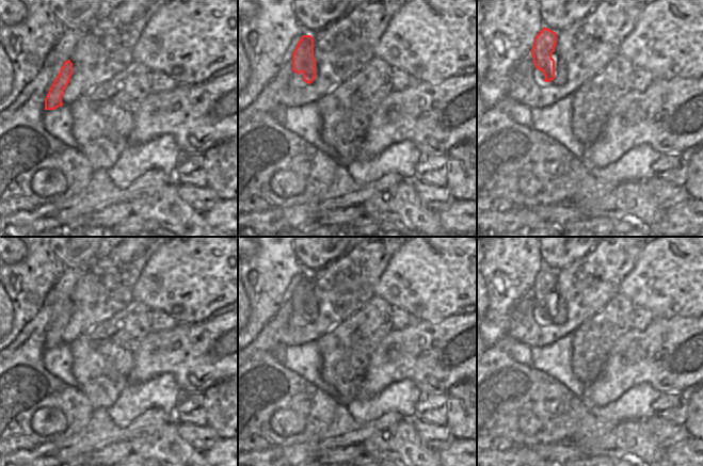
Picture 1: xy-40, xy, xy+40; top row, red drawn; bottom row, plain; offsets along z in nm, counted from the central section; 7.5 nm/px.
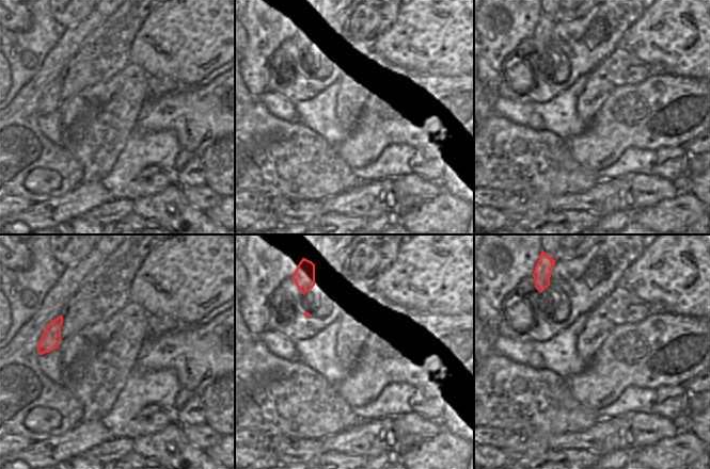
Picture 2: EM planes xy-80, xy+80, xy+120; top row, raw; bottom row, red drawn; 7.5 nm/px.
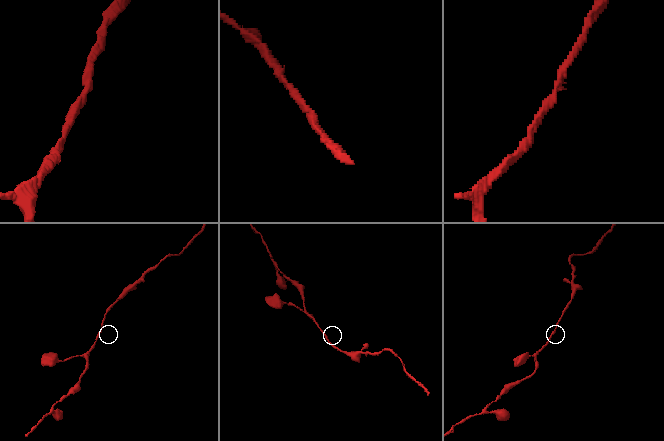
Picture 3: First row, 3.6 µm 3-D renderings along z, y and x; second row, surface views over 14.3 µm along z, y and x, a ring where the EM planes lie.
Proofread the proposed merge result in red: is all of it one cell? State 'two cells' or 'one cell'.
one cell

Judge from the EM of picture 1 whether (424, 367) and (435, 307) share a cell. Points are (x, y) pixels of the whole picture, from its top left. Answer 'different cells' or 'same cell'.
different cells

